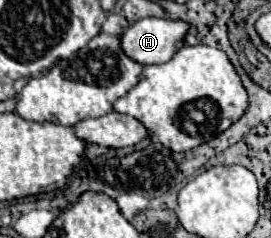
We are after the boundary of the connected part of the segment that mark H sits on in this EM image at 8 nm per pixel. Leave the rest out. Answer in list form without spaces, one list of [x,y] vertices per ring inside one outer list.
[[[146,17],[120,33],[120,47],[136,63],[166,63],[180,47],[186,31],[188,23],[184,21]]]

